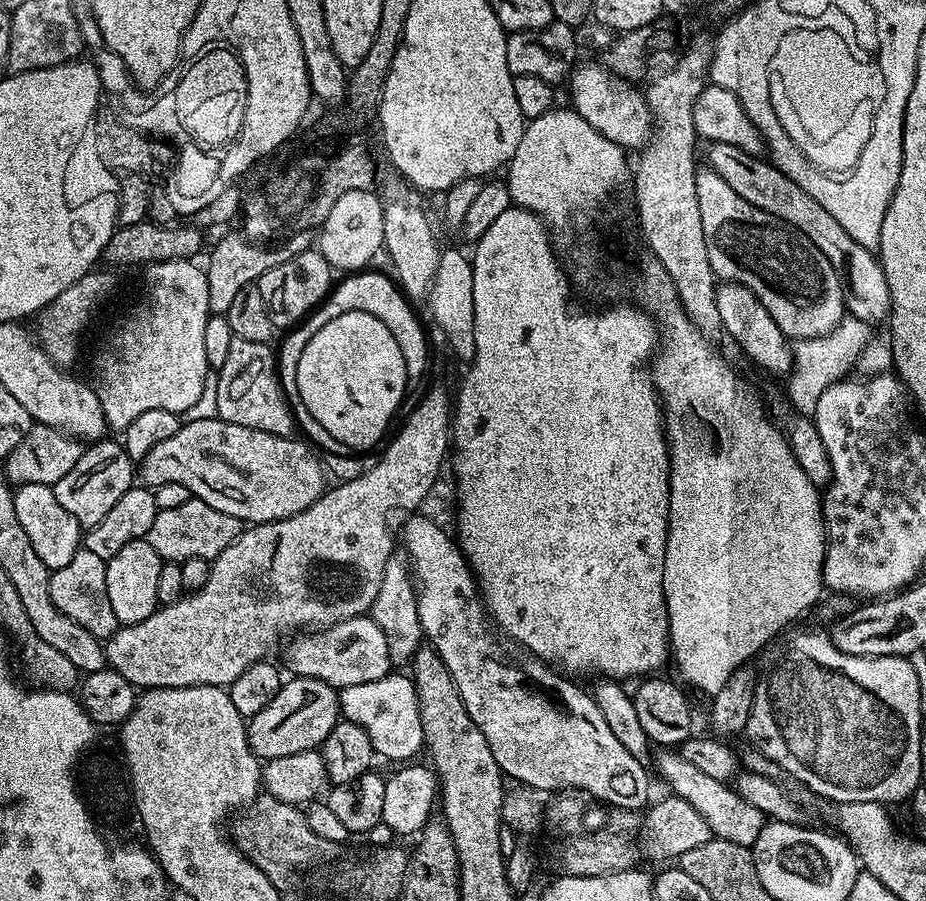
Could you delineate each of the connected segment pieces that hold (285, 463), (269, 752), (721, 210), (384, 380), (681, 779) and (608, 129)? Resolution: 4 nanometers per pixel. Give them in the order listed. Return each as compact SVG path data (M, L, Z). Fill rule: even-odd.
M219 418L181 423L178 434L158 442L158 446L154 446L146 458L139 460L138 480L143 487L153 490L158 486L166 486L166 482L178 482L186 486L186 490L195 499L206 502L206 506L214 506L214 510L222 510L222 514L230 514L249 525L273 524L275 520L285 520L305 512L326 491L323 463L303 439L296 439L238 426Z
M296 676L288 679L281 683L278 694L270 698L266 707L247 721L252 753L264 762L286 758L286 754L302 754L319 749L330 730L334 730L334 726L342 719L337 689L318 678Z
M700 170L696 174L696 193L698 194L698 211L702 214L702 234L706 238L706 254L710 258L712 273L721 281L741 284L750 290L766 306L770 318L778 322L785 337L793 341L818 338L833 332L846 316L846 289L840 275L830 266L826 254L806 238L794 226L750 206L746 198L738 198L726 182L711 170Z
M351 312L326 322L326 326L322 326L322 330L318 330L318 334L306 342L302 358L298 358L296 389L304 400L306 410L314 414L314 419L322 422L322 427L330 430L338 442L346 442L349 450L375 449L375 444L379 445L389 435L393 427L392 419L400 408L400 399L407 388L410 388L410 381L406 374L406 358L402 358L398 342L394 342L386 322L374 318L374 314Z
M660 750L656 756L656 768L660 776L669 784L671 795L682 798L706 818L706 826L710 826L713 837L717 840L734 842L735 844L753 845L758 834L763 830L766 817L762 810L750 806L746 798L742 798L735 787L729 786L725 781L709 778L702 774L702 770L696 769L692 763L686 762L686 758L680 756L676 750Z
M577 63L567 77L568 92L572 95L570 107L579 114L598 134L610 138L610 142L619 144L625 150L643 149L652 138L652 111L648 108L645 93L636 89L630 80L615 76L603 63Z

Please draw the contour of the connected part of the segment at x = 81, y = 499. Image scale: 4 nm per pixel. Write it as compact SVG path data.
M105 438L89 443L82 458L74 462L70 474L65 474L58 483L51 485L58 503L64 507L81 526L87 530L98 526L102 518L117 504L118 498L134 486L134 461L126 454L119 439Z

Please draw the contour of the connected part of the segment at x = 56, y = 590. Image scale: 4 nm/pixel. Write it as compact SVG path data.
M81 547L79 552L66 562L66 566L51 569L50 598L54 598L54 606L66 614L78 626L86 626L90 634L94 634L102 642L107 642L121 627L118 618L114 618L114 609L110 607L110 594L106 594L107 563L98 558L98 554L90 554L90 550Z

